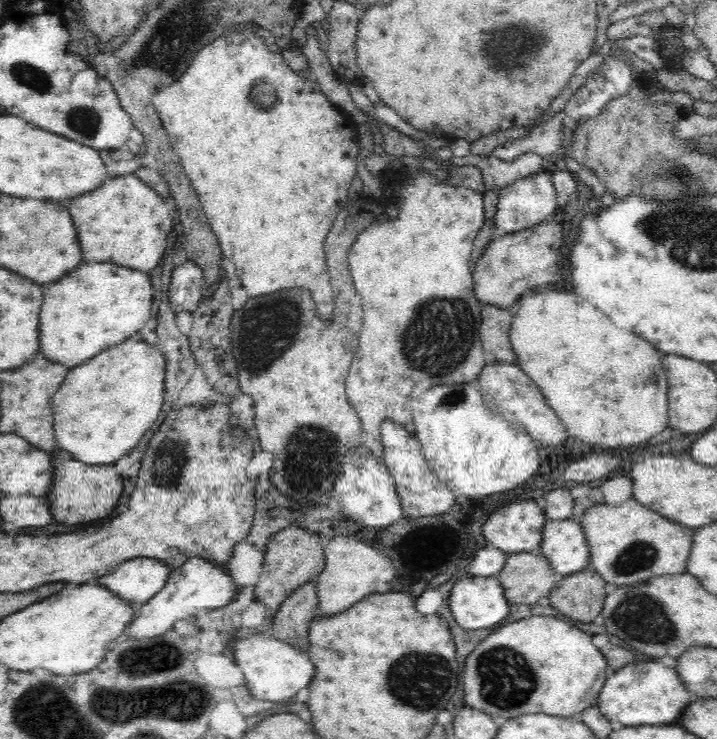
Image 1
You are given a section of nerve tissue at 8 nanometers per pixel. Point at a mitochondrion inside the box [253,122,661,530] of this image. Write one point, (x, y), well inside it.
(451, 316)

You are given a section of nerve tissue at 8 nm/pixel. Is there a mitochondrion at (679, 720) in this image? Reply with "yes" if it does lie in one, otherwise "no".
no

